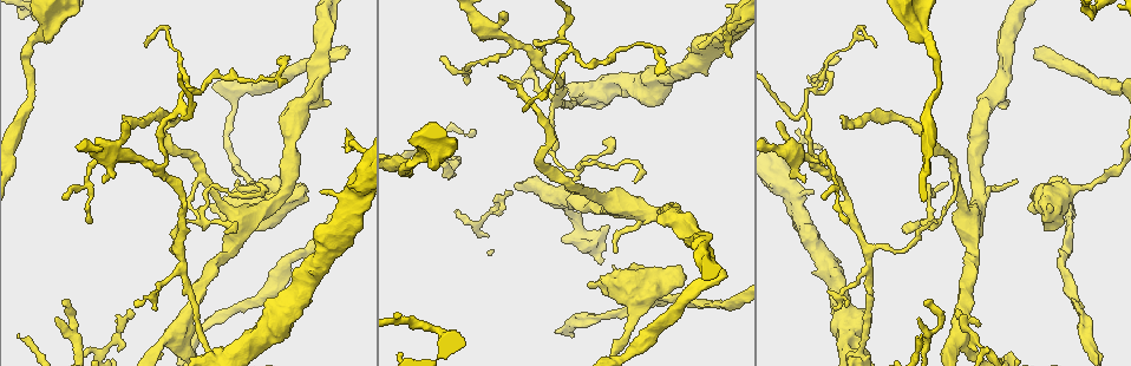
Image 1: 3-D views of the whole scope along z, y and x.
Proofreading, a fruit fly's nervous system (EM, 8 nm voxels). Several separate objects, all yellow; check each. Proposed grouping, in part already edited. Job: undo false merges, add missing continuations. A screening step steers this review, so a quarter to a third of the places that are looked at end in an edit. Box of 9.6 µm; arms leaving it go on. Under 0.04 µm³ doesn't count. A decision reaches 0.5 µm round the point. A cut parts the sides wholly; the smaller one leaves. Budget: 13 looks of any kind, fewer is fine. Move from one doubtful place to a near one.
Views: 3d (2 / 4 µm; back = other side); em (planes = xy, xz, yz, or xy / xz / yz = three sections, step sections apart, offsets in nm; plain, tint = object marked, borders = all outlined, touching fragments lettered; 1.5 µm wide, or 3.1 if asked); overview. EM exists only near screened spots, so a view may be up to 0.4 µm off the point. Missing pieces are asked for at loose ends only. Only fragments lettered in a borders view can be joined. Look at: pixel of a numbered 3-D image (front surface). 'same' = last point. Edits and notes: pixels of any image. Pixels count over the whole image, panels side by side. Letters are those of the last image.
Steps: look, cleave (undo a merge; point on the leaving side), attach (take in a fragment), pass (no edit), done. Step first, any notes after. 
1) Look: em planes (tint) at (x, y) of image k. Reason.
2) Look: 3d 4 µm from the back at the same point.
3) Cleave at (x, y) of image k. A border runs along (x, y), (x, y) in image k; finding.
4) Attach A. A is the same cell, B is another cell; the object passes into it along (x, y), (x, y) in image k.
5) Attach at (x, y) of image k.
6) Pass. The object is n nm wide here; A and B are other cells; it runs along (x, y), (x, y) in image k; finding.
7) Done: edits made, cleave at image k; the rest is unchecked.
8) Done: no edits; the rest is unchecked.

Look: em planes (borders) at (32, 41) of image 1. Calibre changes.

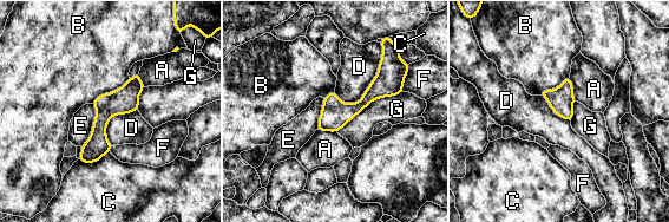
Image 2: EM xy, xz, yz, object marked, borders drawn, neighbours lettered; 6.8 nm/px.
Pass. A, B, C, D, E, F and G are other cells; it runs along (137, 77), (82, 158) in image 2; one neuron here.

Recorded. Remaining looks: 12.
Look: 3d 4 µm at (199, 178) of image 1. Three arms meet.

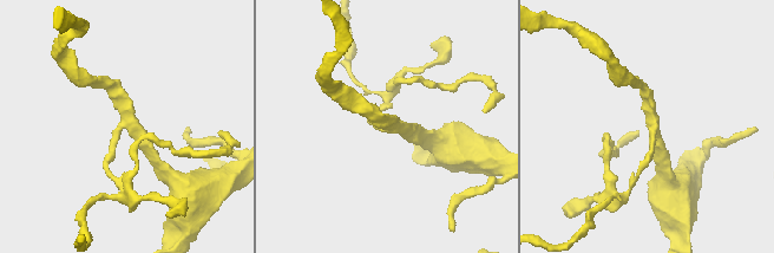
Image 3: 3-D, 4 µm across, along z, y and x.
Look: em planes (plain) at (129, 126) of image 3. 3 arms meet here; shape alone is not enough.

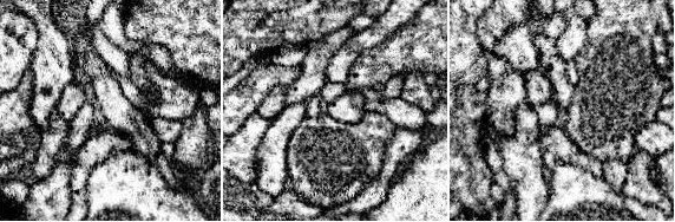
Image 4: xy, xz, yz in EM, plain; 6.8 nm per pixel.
Look: em planes (borders) at the same point.

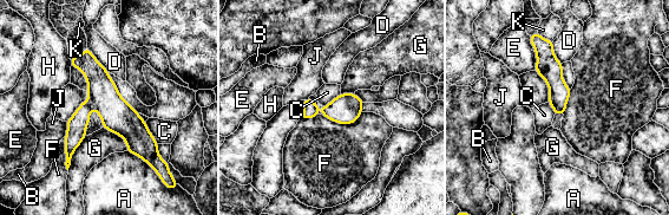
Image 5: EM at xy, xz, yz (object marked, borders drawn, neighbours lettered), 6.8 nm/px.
Cleave at (117, 115) of image 5. The longest contact is with F, 280 nm; A, B, C, D, E, F, G, H, J and K are other cells; two neurons meet here.

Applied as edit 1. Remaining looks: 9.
Look: 3d 4 µm at (173, 254) of image 1. Abrupt turn.

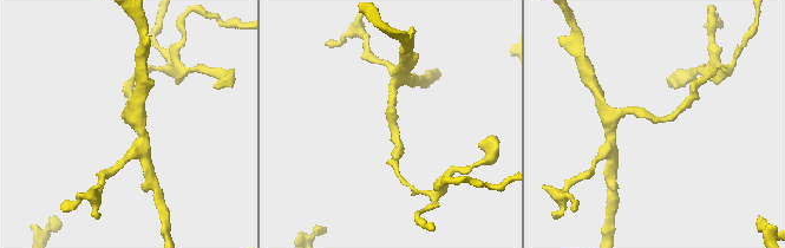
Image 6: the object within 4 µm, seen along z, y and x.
Look: em xy step 4 (tint) at (395, 136) of image 6. Now the EM.

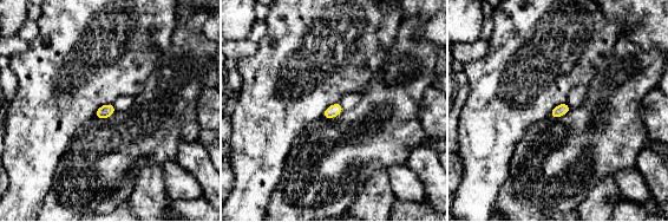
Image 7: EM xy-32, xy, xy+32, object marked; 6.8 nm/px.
Look: em planes (borders) at the same point.

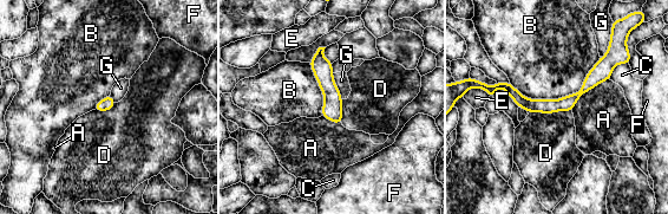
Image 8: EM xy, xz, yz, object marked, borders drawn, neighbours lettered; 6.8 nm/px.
Pass. The object is 90 nm wide here; A, B, C, D, E, F and G are other cells; a border runs along (601, 57), (555, 99), (510, 83) in image 8; all the same neuron.

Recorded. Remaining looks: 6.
Look: em xz step 8 (borders) at (439, 58) of image 1.

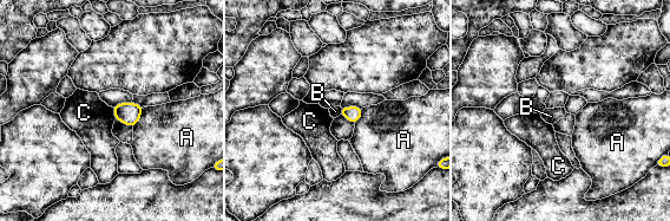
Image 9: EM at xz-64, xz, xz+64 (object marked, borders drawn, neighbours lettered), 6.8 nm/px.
Look: em planes (borders) at the same point. Cut it another way.

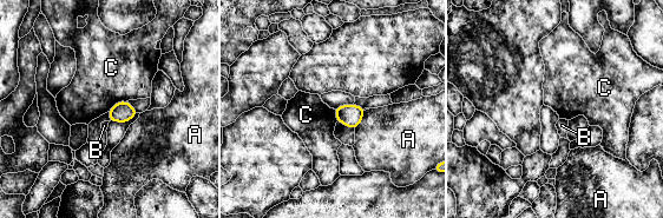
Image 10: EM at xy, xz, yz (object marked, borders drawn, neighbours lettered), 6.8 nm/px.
Pass. A, B and C are other cells; a border runs along (125, 100), (117, 101), (107, 111) in image 10; no lettered fragment goes on from it.

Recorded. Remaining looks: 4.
Done: edits made, cleave at image 5; the rest is unchecked.

